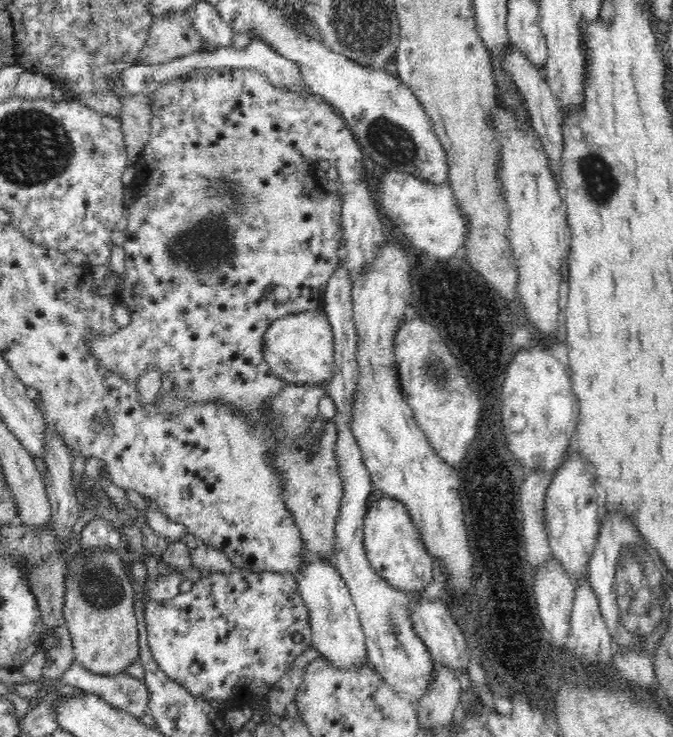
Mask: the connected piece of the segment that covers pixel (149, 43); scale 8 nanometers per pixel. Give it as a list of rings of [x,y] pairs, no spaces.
[[[185,10],[174,11],[153,19],[137,62],[162,64],[202,50],[203,38],[188,19],[188,13]]]

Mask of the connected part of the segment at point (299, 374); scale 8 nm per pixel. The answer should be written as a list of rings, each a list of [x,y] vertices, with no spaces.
[[[323,308],[316,311],[302,311],[294,315],[288,315],[272,322],[265,330],[263,336],[263,355],[268,363],[269,369],[274,375],[280,377],[289,384],[299,385],[322,385],[324,389],[329,385],[330,379],[333,377],[333,330],[328,320],[327,314]]]

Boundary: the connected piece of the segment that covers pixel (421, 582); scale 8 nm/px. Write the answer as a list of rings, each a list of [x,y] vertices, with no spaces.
[[[382,496],[372,503],[364,517],[363,543],[374,572],[385,578],[396,590],[427,591],[432,582],[432,564],[435,558],[426,550],[420,531],[398,499]]]

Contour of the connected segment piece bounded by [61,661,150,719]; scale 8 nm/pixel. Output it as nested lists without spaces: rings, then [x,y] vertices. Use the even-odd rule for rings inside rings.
[[[74,661],[70,664],[70,668],[62,674],[62,680],[62,686],[66,685],[96,694],[104,699],[107,704],[119,710],[124,710],[138,719],[149,714],[150,699],[148,699],[149,691],[147,685],[144,681],[129,676],[125,671],[118,672],[118,674],[98,675],[85,670],[84,666]]]

